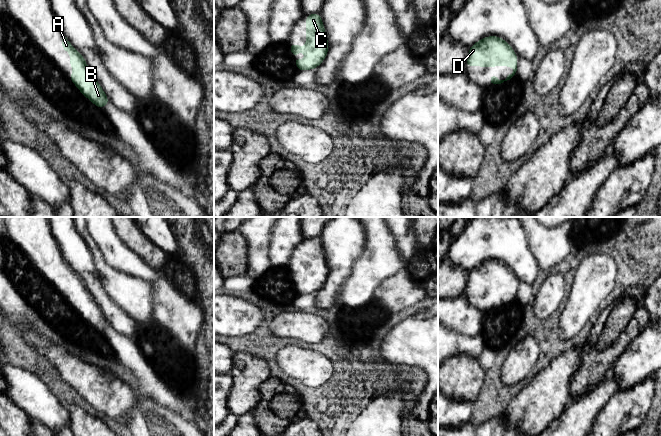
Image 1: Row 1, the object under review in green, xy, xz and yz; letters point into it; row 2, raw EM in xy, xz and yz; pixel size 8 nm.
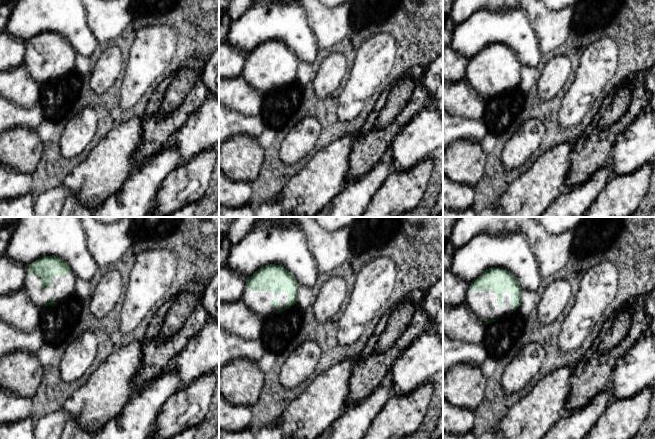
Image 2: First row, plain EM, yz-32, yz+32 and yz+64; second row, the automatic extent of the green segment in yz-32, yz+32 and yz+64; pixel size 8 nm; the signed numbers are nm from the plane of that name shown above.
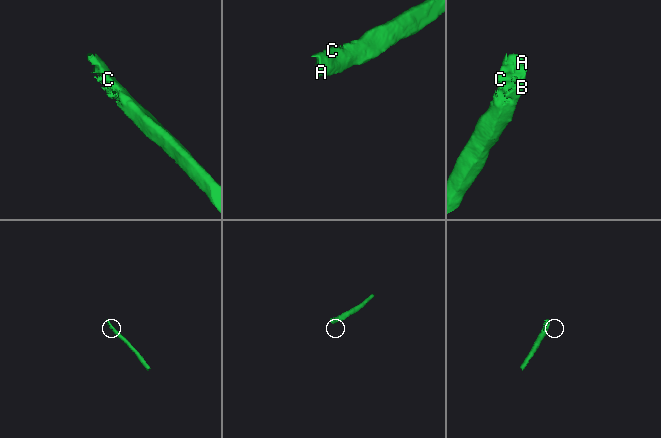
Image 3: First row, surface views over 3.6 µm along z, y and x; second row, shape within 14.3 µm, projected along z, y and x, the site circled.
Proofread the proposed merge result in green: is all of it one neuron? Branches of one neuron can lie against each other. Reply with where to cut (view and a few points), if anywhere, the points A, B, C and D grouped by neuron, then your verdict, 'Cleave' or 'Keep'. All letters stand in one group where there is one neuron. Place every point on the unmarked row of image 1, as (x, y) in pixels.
No split. Groups: A B C D. Keep

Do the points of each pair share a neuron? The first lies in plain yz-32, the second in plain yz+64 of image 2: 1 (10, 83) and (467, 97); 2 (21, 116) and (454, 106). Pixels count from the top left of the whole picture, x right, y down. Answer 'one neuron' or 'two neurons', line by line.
1: one neuron
2: two neurons

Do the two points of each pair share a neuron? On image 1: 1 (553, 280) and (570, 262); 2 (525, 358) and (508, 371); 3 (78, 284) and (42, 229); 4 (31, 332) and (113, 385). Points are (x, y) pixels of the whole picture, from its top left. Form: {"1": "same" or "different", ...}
{"1": "different", "2": "same", "3": "same", "4": "same"}

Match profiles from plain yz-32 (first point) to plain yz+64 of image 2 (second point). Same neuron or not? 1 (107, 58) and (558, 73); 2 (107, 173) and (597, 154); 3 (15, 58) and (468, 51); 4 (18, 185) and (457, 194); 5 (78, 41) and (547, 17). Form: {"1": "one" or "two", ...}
{"1": "one", "2": "two", "3": "two", "4": "one", "5": "two"}

